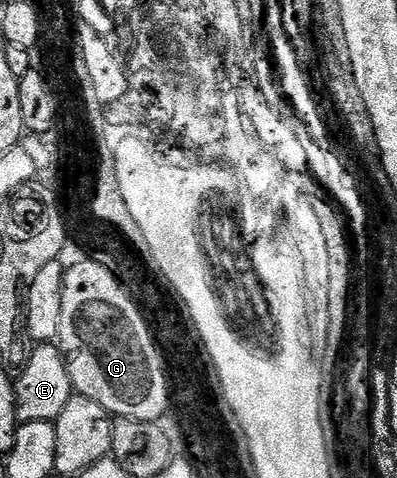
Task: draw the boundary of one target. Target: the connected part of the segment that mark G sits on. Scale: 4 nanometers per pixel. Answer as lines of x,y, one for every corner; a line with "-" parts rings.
85,262
66,267
60,329
56,340
66,360
71,388
77,394
88,397
88,401
96,401
96,405
119,419
135,419
145,423
161,420
161,415
172,407
172,383
151,324
138,312
141,311
139,304
130,298
129,291
119,283
115,275
108,273
104,265

